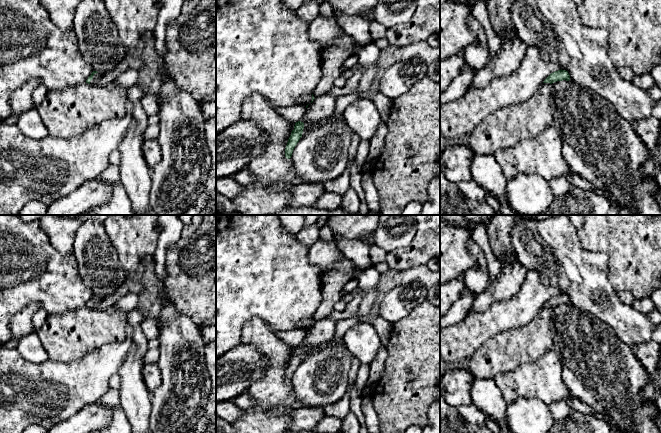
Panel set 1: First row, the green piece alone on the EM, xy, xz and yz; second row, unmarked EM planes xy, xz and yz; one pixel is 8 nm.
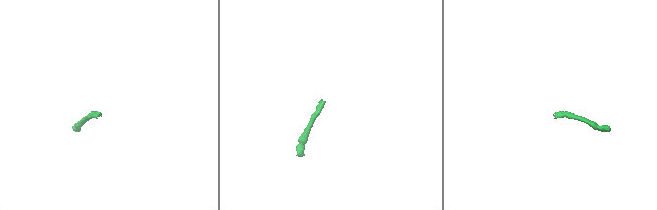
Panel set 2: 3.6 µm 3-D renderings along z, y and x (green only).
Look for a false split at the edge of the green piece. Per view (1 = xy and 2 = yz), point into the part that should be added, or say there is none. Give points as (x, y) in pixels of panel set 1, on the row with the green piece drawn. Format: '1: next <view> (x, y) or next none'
1: next xy (97, 76)
2: next none

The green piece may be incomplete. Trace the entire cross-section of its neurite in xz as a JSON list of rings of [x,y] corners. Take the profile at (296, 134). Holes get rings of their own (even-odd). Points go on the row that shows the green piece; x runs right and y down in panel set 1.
[[[298,121],[295,123],[294,129],[291,132],[291,135],[288,139],[288,142],[285,148],[285,157],[287,159],[291,158],[295,146],[297,145],[300,138],[302,137],[303,129],[304,129],[303,122]]]

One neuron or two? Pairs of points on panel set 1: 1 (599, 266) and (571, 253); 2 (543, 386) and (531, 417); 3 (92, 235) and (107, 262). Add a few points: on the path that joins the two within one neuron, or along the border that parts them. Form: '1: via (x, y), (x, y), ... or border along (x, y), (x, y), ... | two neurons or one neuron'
1: via (592, 266), (584, 266), (578, 260) | one neuron
2: border along (514, 400), (518, 397), (534, 397), (549, 407) | two neurons
3: via (92, 242), (92, 247), (100, 255) | one neuron

